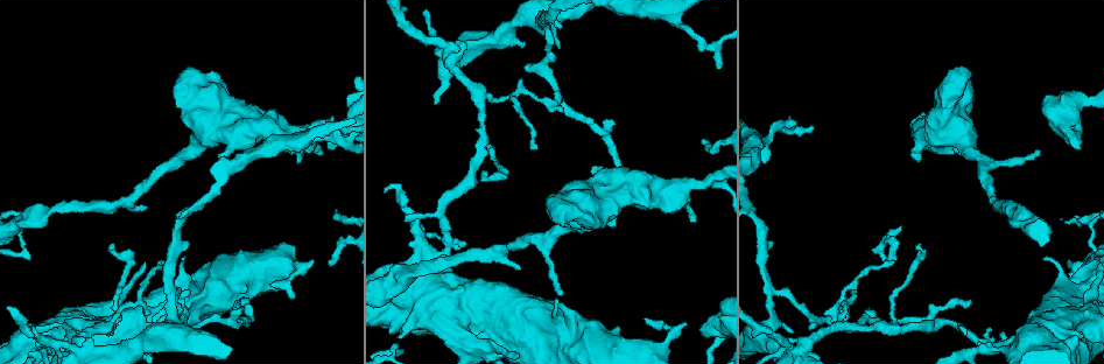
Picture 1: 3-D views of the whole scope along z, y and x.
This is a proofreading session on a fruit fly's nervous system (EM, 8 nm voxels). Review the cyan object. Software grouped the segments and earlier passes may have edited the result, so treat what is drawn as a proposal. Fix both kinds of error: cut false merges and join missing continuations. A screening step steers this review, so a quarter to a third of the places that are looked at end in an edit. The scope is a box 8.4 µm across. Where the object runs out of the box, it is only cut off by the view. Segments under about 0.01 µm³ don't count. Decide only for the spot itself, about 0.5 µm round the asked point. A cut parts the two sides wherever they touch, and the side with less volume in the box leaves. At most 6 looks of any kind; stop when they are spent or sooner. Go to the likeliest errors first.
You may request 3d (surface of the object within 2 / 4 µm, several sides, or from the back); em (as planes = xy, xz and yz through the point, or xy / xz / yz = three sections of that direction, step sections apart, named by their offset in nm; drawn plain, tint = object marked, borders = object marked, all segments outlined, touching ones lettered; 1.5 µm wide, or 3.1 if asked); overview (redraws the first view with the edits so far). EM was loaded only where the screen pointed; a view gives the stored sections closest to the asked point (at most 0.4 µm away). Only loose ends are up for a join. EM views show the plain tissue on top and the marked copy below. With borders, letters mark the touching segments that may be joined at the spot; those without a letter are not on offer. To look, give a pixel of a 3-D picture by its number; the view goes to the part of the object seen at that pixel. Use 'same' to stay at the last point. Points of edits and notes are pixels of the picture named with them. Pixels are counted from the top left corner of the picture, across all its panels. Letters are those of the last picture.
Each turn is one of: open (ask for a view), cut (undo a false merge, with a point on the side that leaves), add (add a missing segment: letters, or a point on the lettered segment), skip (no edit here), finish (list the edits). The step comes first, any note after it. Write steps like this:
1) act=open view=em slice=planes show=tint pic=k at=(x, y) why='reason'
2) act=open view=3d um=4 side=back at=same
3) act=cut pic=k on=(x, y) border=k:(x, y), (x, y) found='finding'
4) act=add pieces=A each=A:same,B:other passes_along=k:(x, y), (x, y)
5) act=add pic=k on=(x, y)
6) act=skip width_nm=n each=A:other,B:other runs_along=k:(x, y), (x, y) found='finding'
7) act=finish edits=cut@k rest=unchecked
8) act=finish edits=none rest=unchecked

act=open view=3d um=4 pic=1 at=(1081, 149) why='branch stops here'

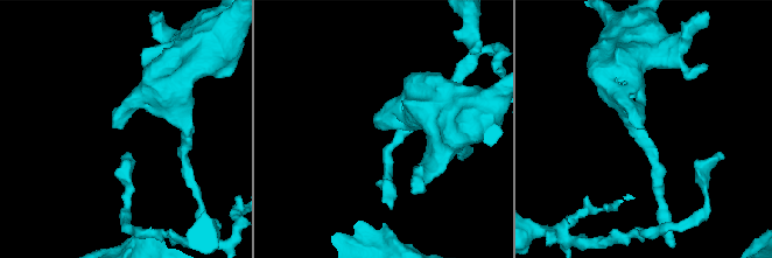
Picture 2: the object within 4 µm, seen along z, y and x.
act=open view=em slice=planes show=borders pic=2 at=(644, 129) why='shape alone is not enough'

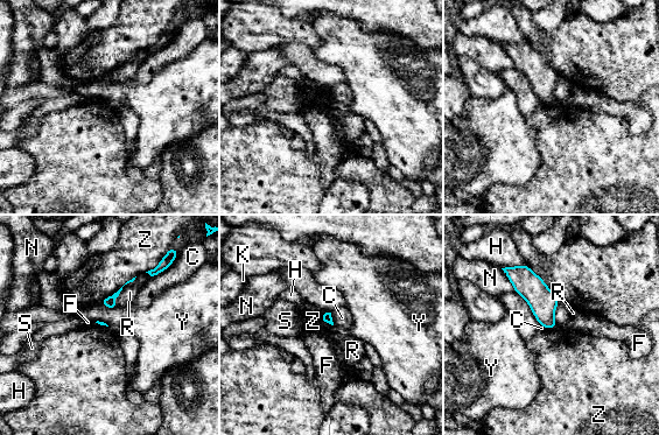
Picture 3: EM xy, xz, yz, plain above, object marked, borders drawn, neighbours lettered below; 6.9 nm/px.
act=skip each=C:other,F:other,H:other,K:other,N:other,R:other,S:other,Y:other,Z:other border=3:(526, 265), (544, 281), (558, 300) found='none of them fits'

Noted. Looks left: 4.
act=open view=em slice=planes show=borders pic=1 at=(167, 290) why='abrupt turn'

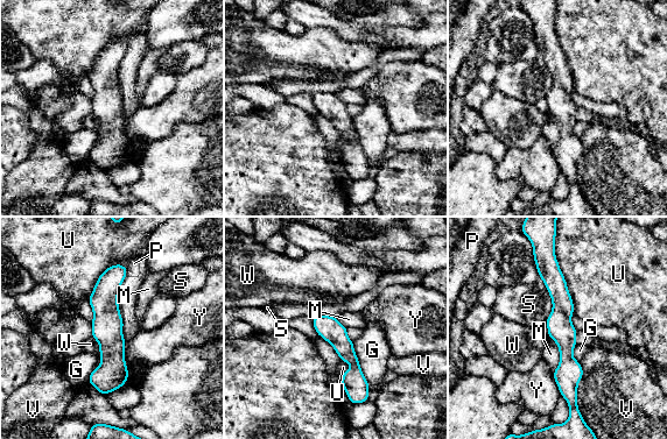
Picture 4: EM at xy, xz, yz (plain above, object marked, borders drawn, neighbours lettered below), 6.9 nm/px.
act=skip width_nm=160 each=G:other,M:other,P:other,S:other,U:other,V:other,W:other,Y:other border=4:(92, 337), (99, 346), (98, 353) found='all the same cell'

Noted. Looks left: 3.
act=open view=em slice=xz step=8 show=tint pic=1 at=(843, 326) why='branch point'

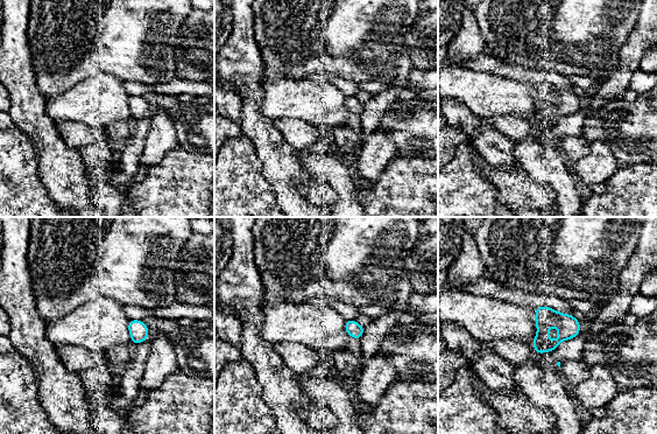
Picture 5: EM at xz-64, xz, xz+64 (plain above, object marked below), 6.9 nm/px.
act=open view=em slice=xz step=8 show=borders at=same why='see the neighbours'

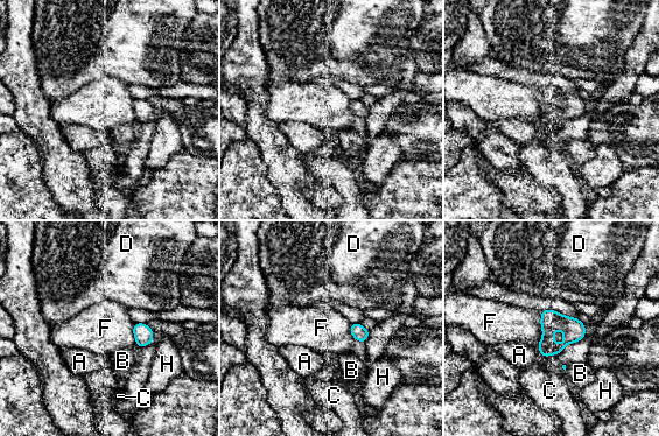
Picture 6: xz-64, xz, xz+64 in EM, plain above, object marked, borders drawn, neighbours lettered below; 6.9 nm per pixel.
act=skip width_nm=150 each=A:other,B:other,C:other,D:other,F:other,H:other border=6:(541, 310), (541, 338), (537, 347) found='all the same cell'

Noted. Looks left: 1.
act=finish edits=none rest=unchecked

